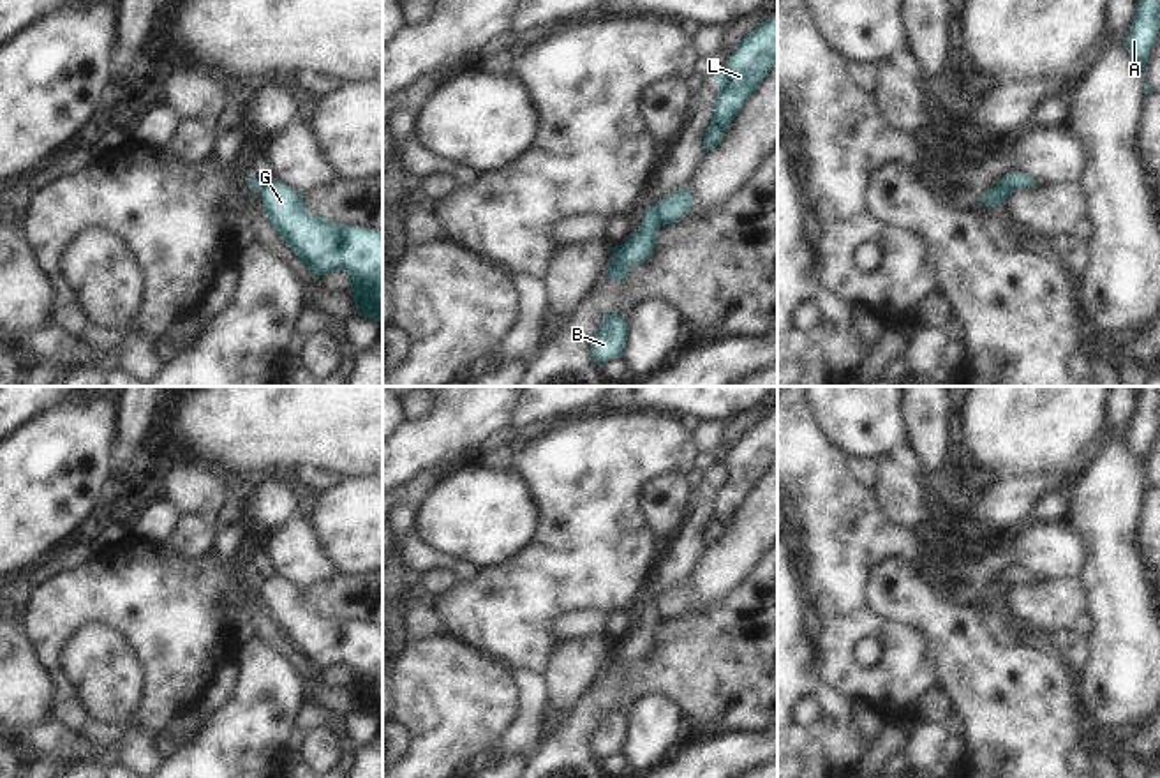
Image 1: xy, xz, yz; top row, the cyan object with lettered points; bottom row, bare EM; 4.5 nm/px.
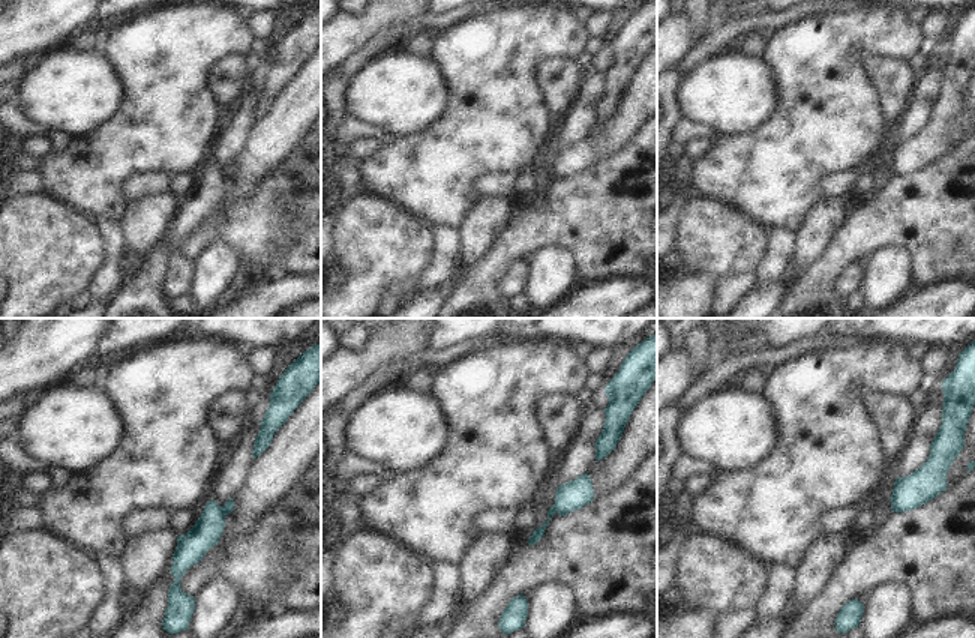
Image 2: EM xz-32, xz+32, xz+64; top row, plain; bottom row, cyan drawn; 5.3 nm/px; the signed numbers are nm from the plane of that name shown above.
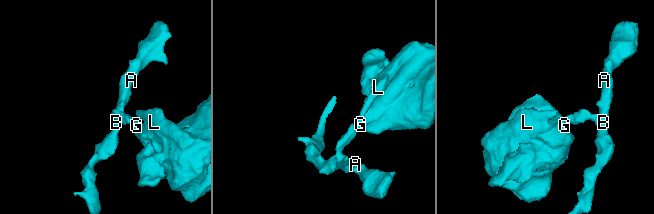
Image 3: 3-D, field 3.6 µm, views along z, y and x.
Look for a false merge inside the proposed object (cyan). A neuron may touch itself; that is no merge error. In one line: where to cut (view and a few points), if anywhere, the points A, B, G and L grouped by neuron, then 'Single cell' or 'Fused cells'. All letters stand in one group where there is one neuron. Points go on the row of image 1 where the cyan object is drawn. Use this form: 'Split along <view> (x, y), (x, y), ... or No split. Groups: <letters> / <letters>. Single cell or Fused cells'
Split along xz (656, 207), (656, 217), (661, 223). Groups: A B / G L. Fused cells.

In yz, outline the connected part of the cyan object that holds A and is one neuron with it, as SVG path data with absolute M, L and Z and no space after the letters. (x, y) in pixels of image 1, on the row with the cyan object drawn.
M1139 0L1125 46L1130 56L1146 72L1146 62L1160 28L1160 0Z

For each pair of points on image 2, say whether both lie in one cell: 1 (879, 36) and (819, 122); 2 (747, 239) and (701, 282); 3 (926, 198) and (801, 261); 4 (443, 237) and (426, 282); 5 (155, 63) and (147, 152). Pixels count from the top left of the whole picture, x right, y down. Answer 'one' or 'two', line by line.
1: one
2: one
3: two
4: one
5: one

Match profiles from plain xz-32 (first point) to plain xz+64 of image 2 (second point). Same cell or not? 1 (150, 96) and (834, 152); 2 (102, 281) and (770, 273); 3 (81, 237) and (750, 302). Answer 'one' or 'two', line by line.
1: one
2: one
3: two

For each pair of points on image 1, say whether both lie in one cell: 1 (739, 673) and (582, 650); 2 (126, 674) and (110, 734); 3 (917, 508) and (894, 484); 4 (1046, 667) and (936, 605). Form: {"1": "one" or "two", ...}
{"1": "two", "2": "two", "3": "one", "4": "one"}

